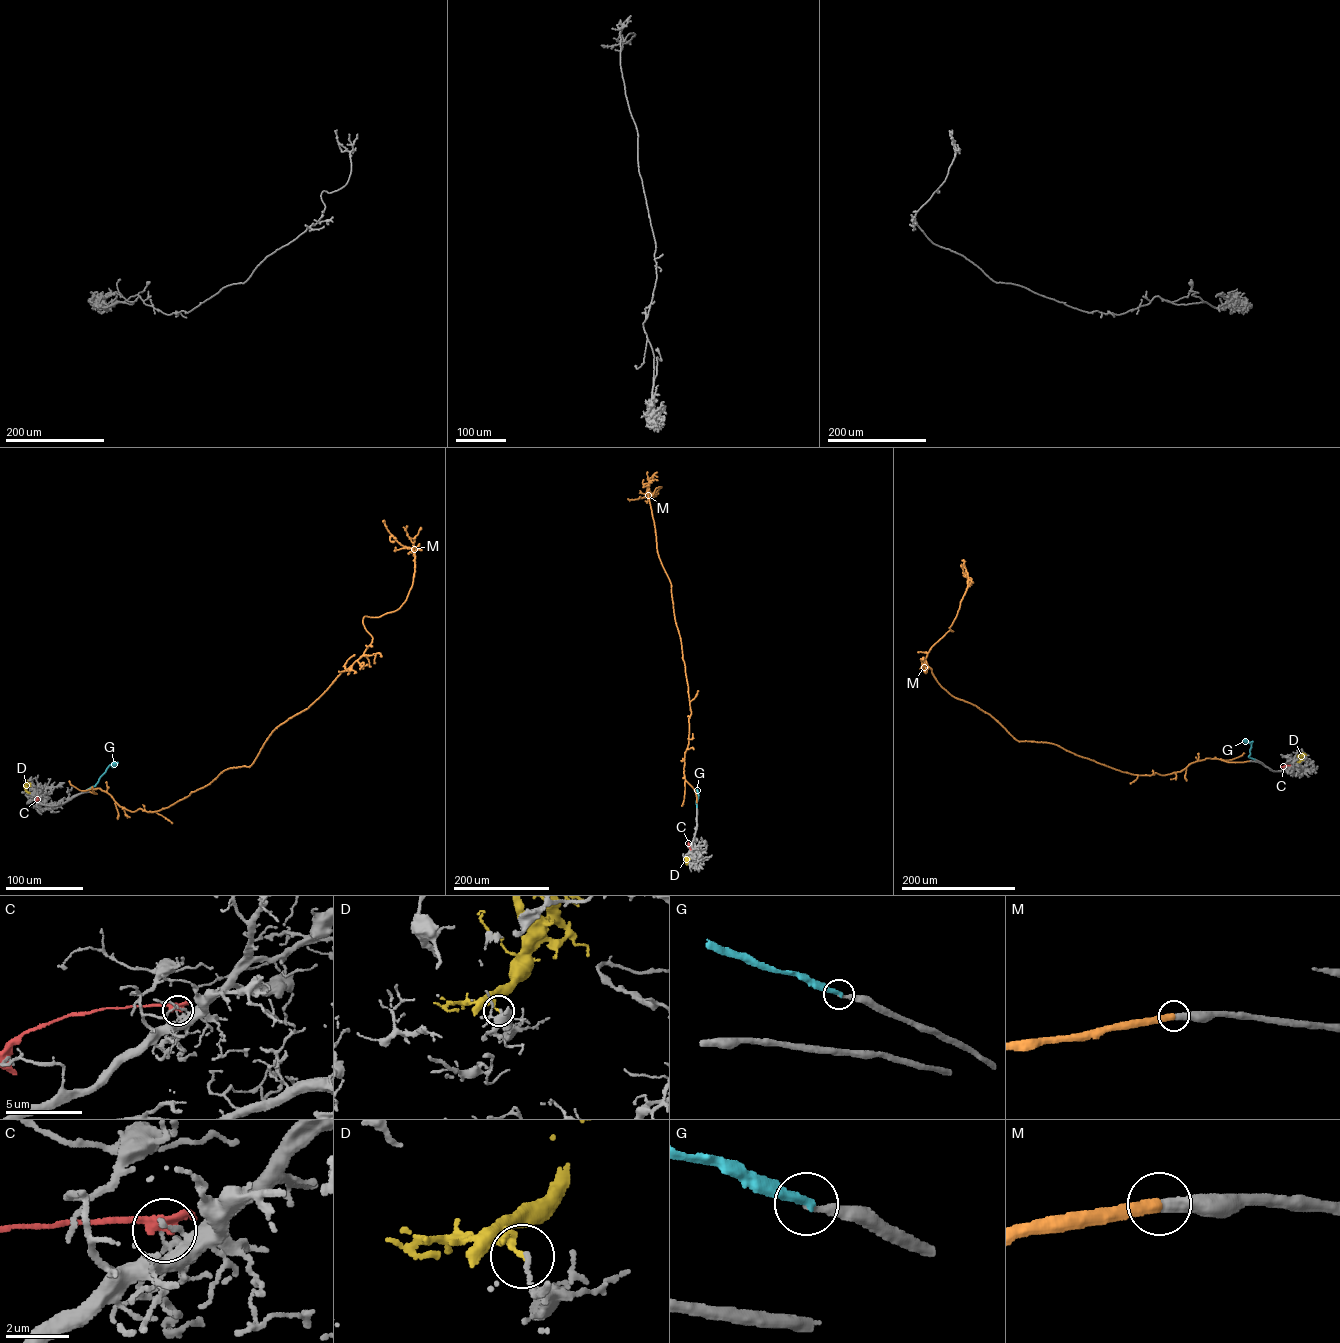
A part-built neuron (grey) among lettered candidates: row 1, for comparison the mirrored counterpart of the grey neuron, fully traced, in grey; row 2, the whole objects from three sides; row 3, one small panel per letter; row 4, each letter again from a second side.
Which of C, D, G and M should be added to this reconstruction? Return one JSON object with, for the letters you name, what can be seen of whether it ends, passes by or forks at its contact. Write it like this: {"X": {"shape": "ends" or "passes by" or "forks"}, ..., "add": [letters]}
{"G": {"shape": "ends"}, "M": {"shape": "ends"}, "add": ["G", "M"]}

